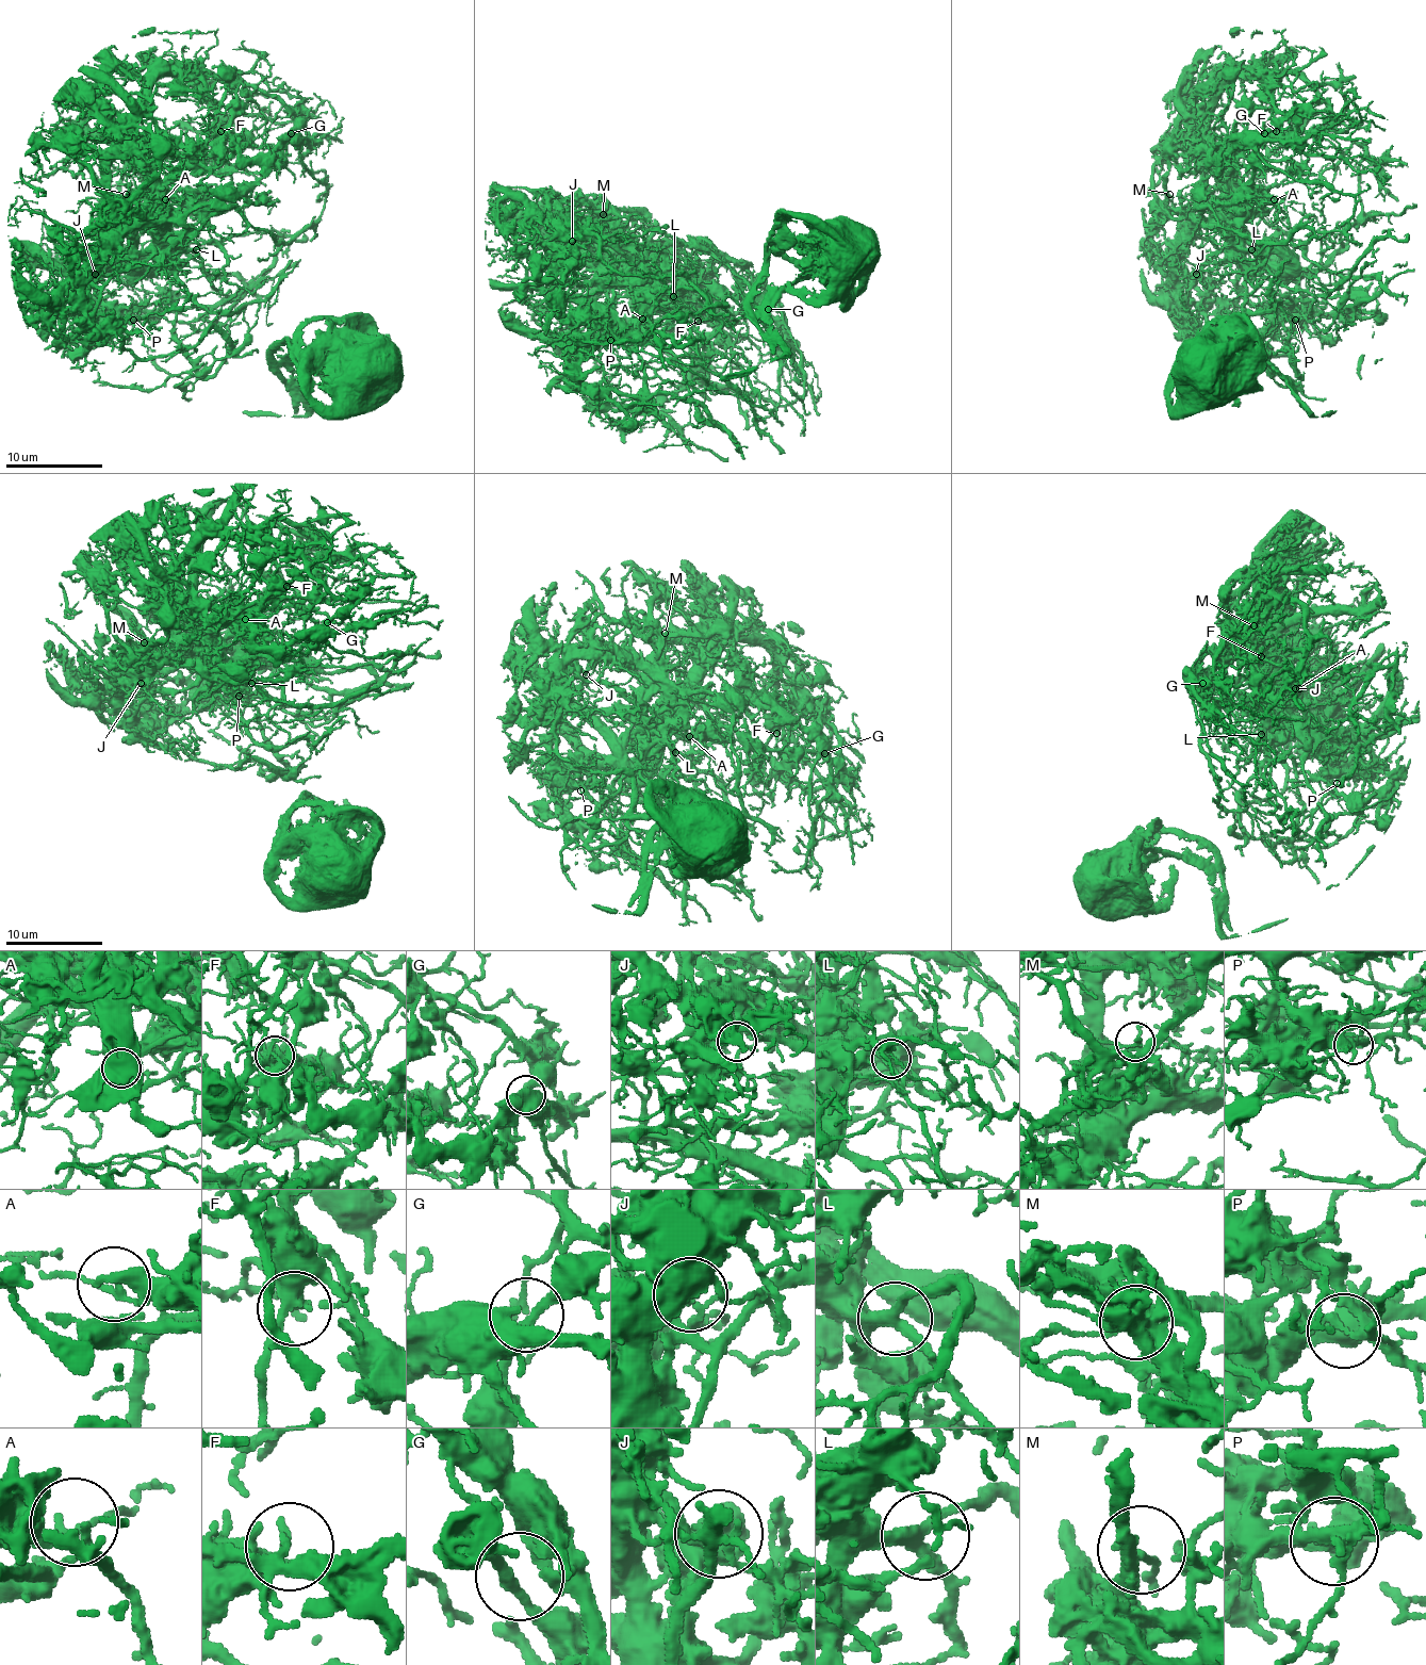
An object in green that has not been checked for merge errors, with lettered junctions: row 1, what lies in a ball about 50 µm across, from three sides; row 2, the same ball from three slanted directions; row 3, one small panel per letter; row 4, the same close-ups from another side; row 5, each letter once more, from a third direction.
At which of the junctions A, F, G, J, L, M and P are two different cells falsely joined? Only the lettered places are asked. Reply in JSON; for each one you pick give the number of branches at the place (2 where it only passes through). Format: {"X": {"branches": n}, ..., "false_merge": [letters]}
{"false_merge": []}

